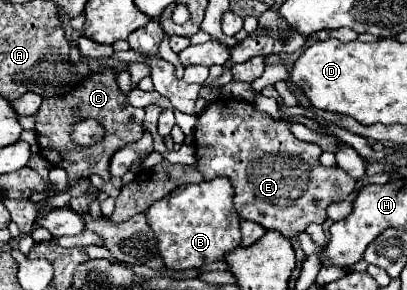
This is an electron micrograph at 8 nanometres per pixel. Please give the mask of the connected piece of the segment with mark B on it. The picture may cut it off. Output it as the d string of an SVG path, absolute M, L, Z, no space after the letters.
M223 177L177 187L171 195L153 203L145 215L167 269L197 269L207 263L221 261L225 253L241 245L239 217L233 209L233 187Z

